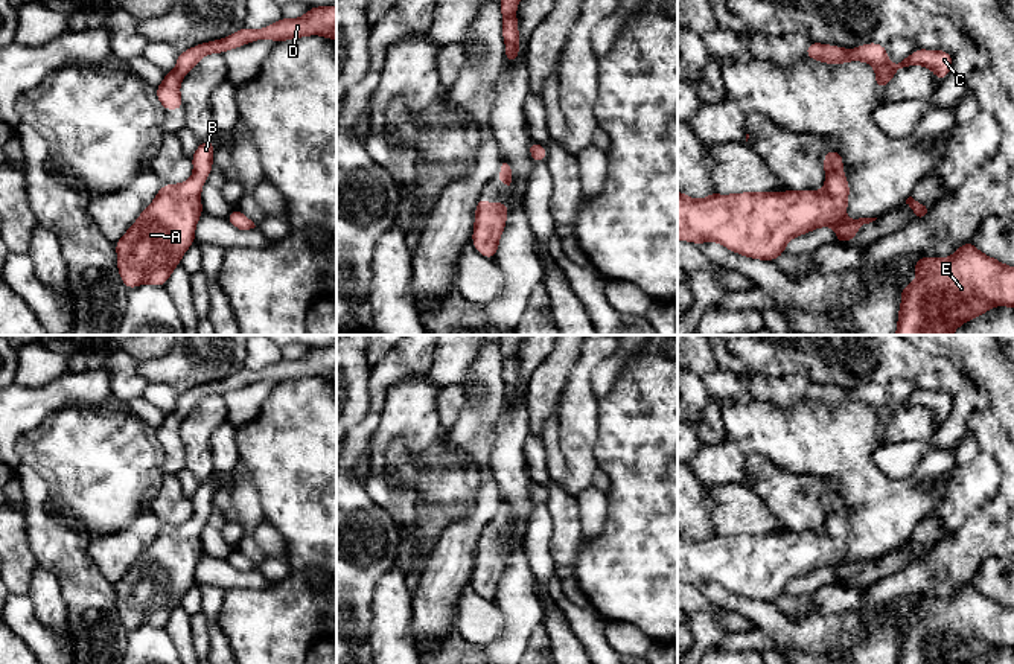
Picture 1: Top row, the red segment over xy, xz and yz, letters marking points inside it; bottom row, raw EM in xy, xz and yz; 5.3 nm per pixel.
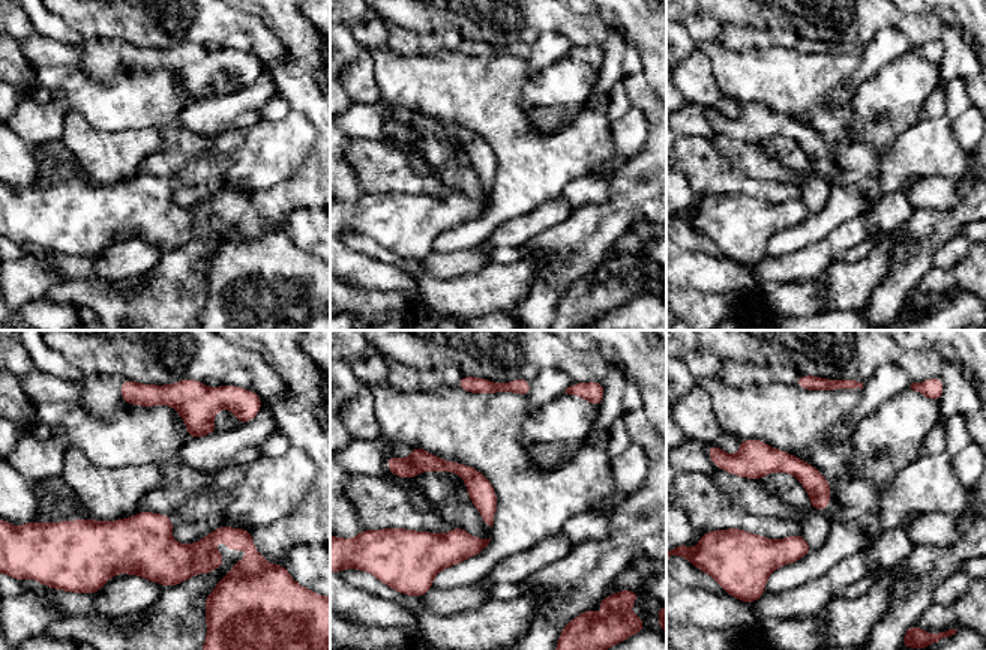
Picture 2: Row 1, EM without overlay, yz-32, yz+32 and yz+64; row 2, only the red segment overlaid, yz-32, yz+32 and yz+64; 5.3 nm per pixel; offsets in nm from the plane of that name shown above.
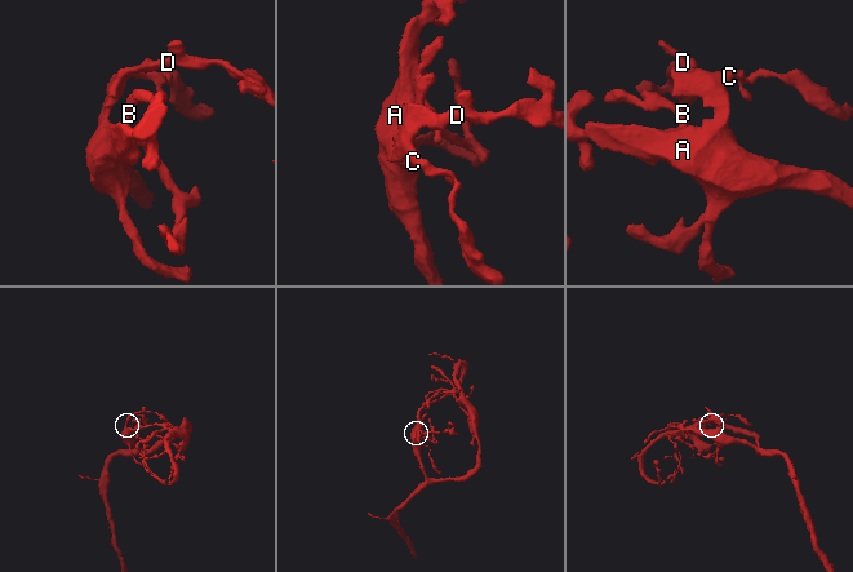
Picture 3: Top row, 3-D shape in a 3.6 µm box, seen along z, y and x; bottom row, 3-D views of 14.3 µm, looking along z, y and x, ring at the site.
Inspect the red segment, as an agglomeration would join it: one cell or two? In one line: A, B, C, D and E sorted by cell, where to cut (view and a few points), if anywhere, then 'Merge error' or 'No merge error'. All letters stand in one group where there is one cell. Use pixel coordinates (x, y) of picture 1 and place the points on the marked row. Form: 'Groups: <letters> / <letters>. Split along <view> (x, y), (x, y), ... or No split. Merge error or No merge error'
Groups: A B C D E. No split. No merge error

